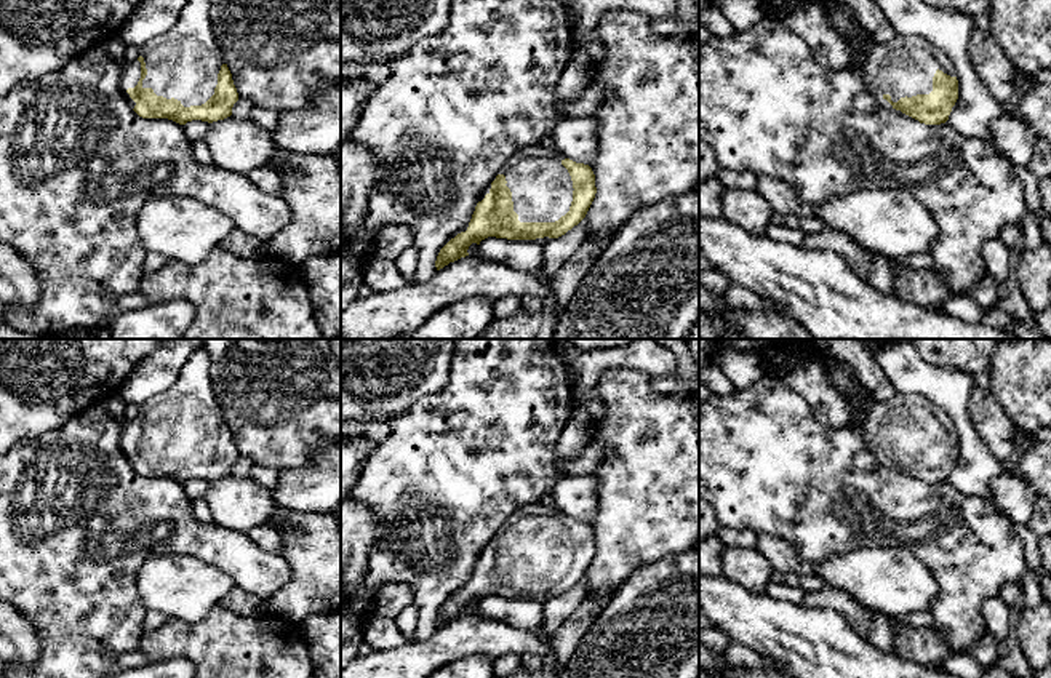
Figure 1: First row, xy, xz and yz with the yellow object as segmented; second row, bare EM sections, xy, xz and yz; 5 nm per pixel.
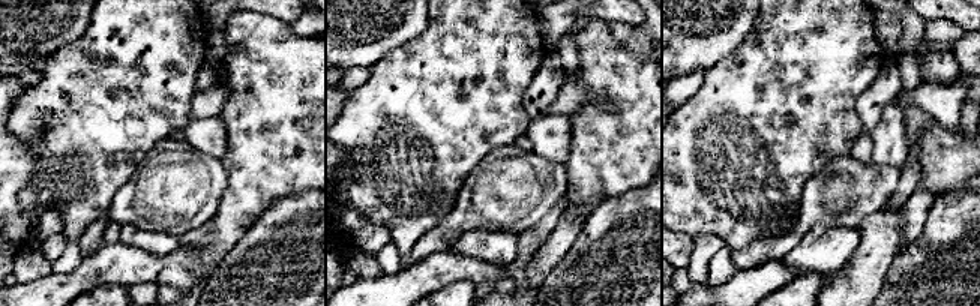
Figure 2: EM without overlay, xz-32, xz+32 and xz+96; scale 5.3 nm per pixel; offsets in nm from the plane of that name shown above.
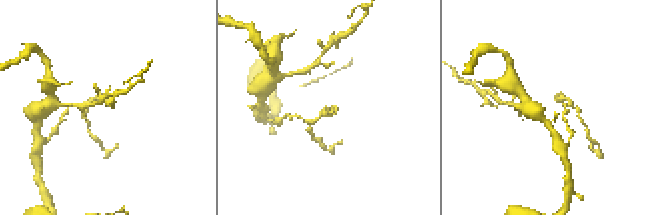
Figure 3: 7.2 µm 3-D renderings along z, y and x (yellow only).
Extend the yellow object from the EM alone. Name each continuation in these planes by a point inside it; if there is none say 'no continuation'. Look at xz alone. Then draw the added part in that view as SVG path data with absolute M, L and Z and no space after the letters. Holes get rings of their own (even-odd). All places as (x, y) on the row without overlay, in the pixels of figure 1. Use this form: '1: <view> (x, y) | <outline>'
1: xz (541, 546) | M537 502L514 512L499 529L506 534L520 580L555 580L569 569L574 547L561 523L565 516Z

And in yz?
1: yz (904, 424) | M901 393L886 401L875 401L865 422L865 440L877 459L885 453L893 461L901 456L929 453L936 429L957 435L955 425L944 409L918 393Z

